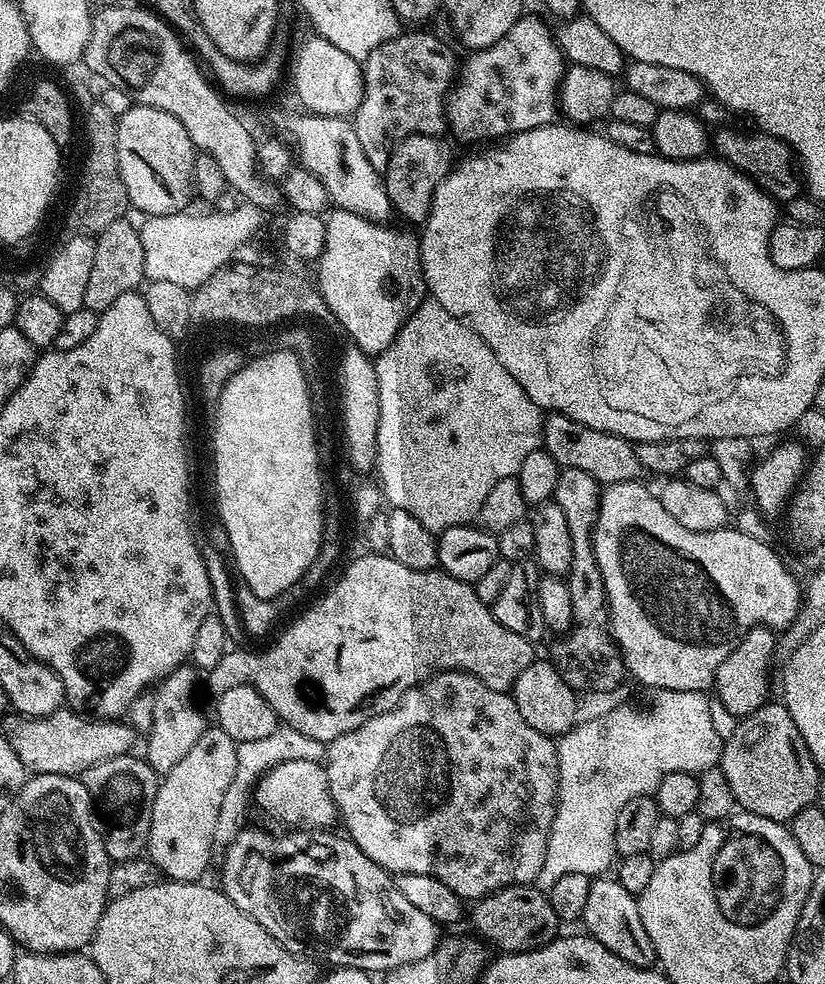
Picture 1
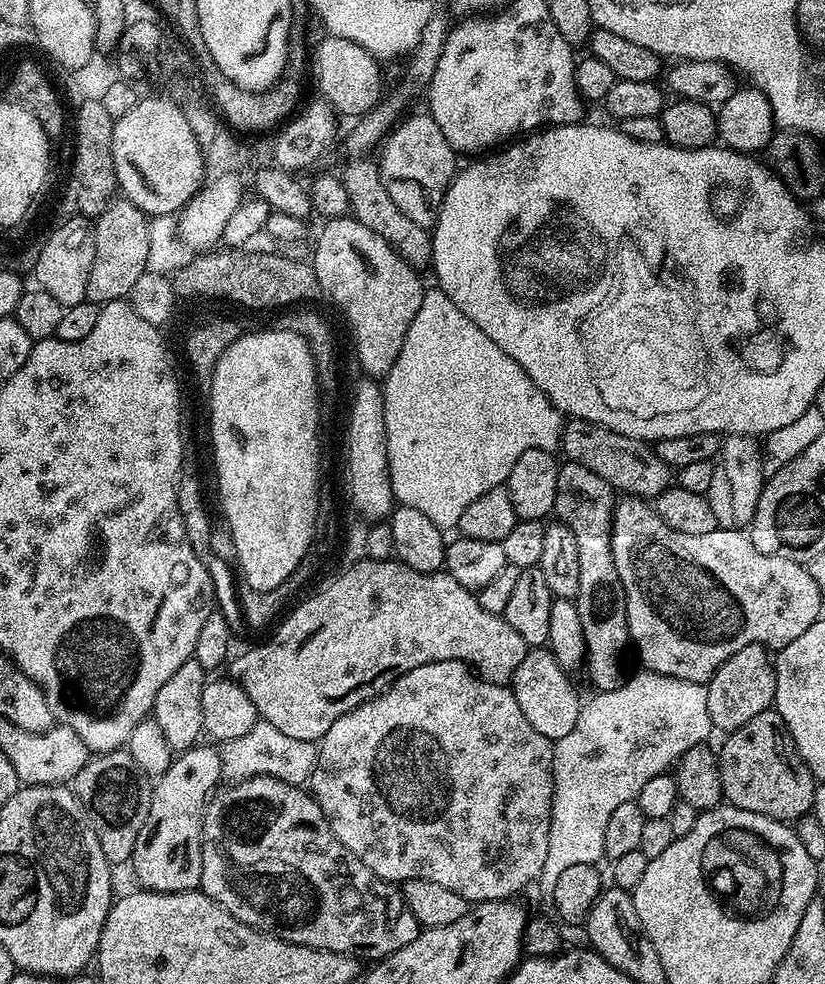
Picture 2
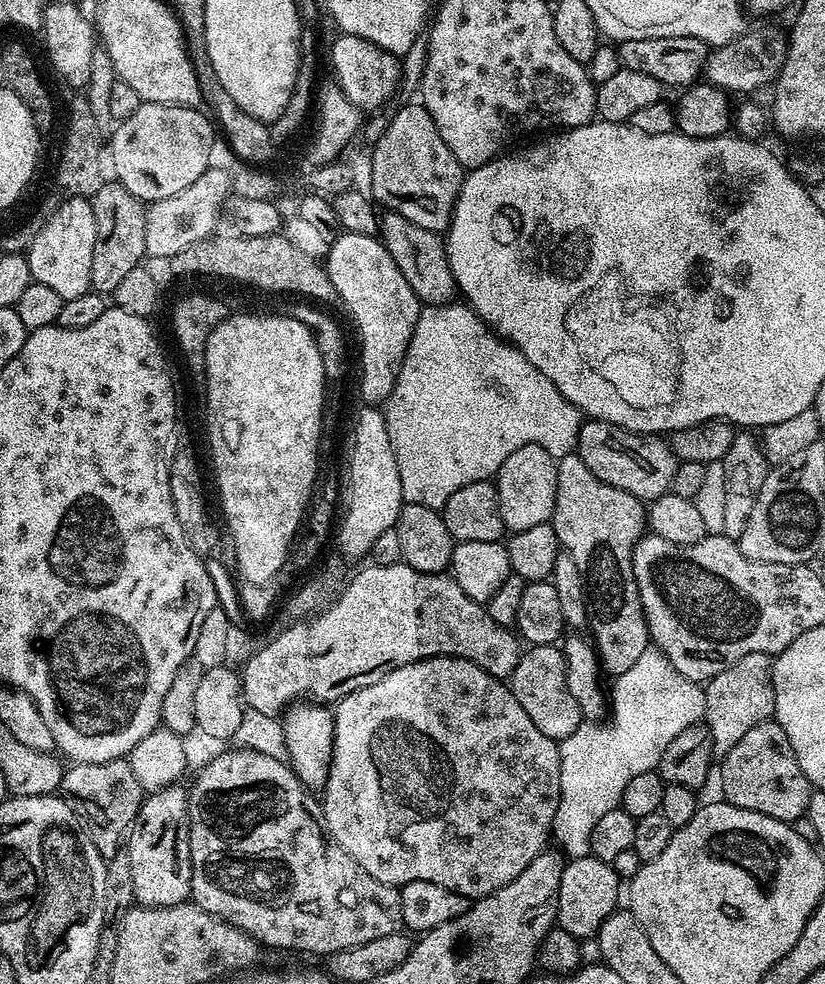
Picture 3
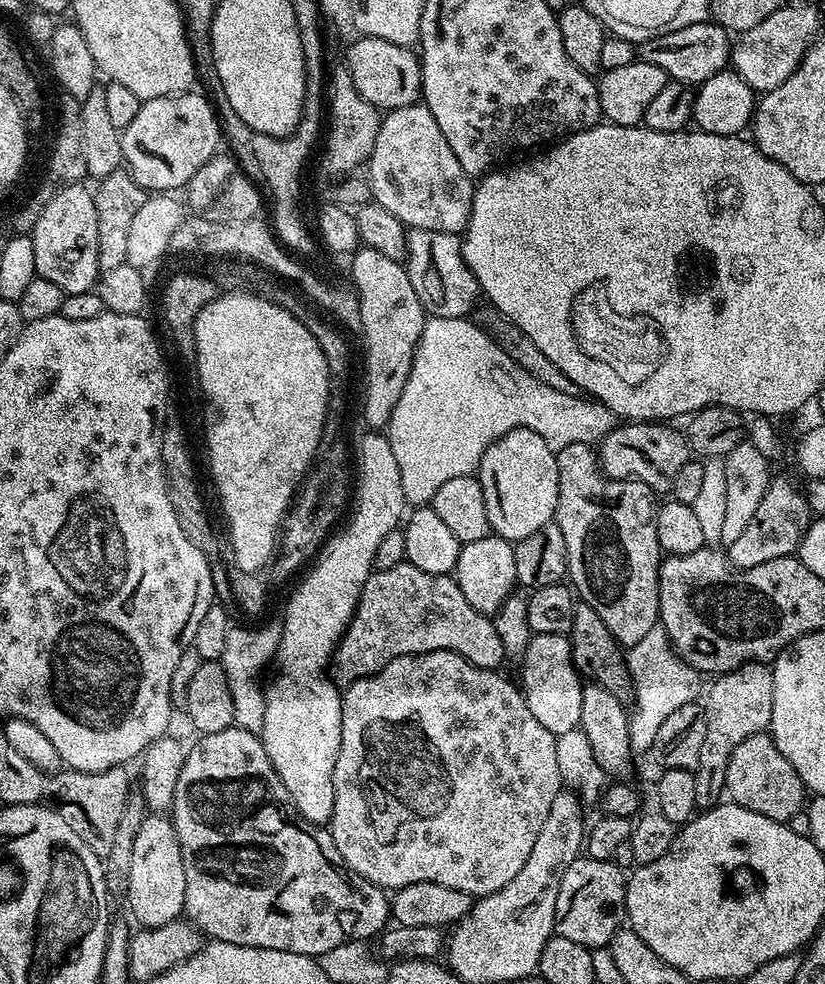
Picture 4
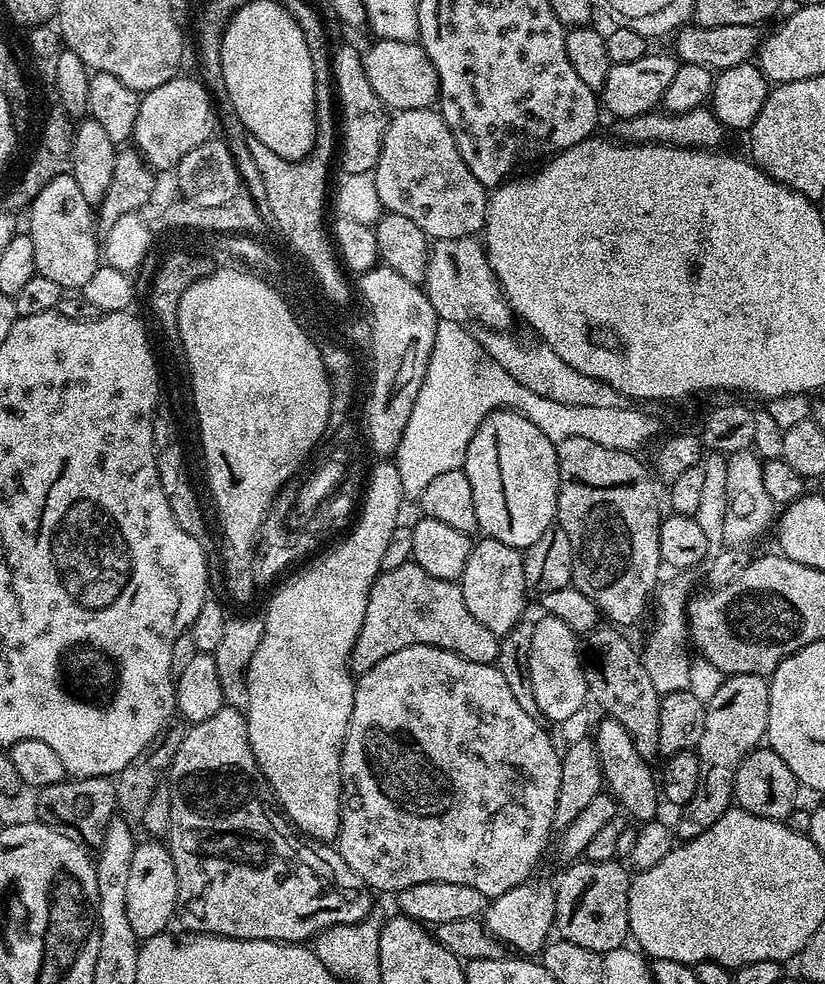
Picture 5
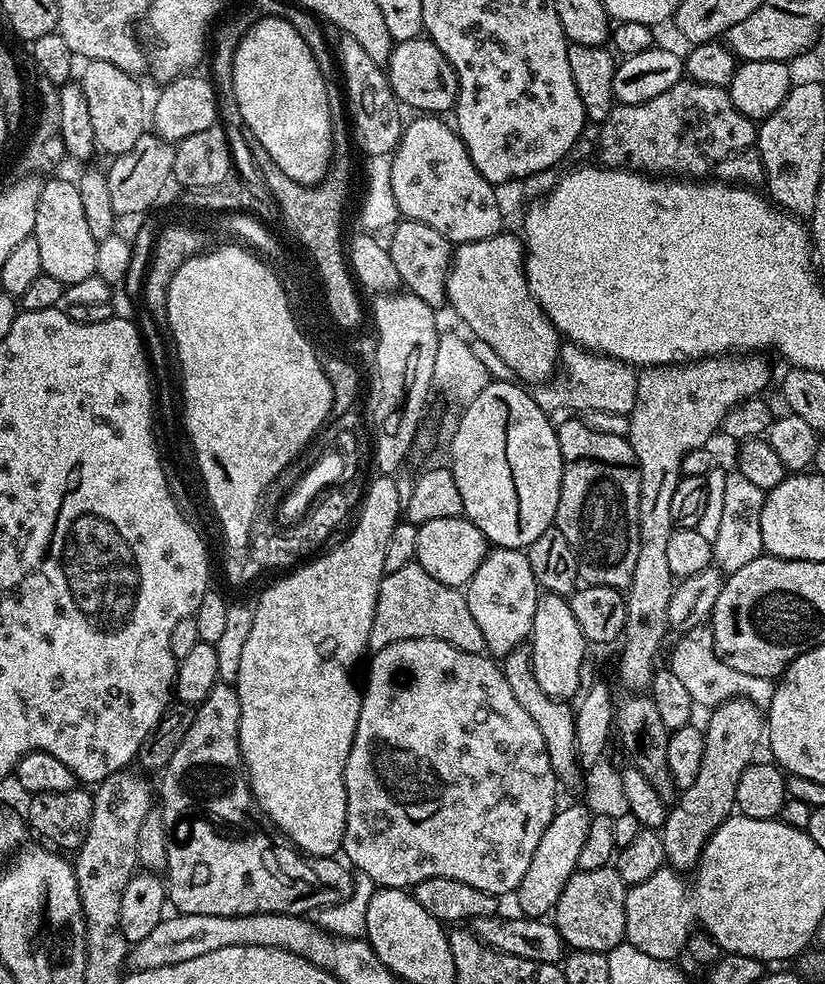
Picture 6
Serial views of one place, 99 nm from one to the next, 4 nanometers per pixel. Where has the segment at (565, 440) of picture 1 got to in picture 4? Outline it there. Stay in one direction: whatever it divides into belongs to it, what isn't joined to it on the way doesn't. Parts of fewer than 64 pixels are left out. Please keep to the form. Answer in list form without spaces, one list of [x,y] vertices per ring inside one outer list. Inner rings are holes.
[[[624,422],[612,428],[610,434],[606,434],[598,444],[600,468],[606,475],[616,480],[637,480],[650,486],[657,494],[671,493],[678,470],[682,470],[682,466],[686,466],[686,462],[690,459],[687,435],[681,429],[679,432],[678,429],[672,427],[676,426],[668,422]]]

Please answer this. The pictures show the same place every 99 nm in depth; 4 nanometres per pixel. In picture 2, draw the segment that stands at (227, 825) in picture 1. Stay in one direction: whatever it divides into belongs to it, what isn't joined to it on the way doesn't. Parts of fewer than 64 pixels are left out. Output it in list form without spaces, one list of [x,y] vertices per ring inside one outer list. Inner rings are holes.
[[[257,719],[254,729],[249,733],[223,743],[220,750],[220,761],[223,762],[221,775],[231,783],[248,780],[250,777],[270,776],[300,786],[311,777],[317,751],[311,741],[289,738],[282,730],[275,729],[265,720]]]

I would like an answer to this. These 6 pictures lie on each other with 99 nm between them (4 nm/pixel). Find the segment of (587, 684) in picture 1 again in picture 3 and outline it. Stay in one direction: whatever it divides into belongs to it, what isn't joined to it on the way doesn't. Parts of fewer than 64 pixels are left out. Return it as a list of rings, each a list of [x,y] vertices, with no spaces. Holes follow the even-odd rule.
[[[578,455],[563,456],[556,461],[556,501],[550,521],[554,534],[558,534],[561,549],[574,558],[578,570],[582,570],[584,591],[588,594],[588,626],[590,640],[595,645],[601,669],[615,678],[626,674],[644,651],[650,647],[648,623],[638,594],[638,582],[634,578],[632,555],[634,546],[646,532],[646,508],[634,494],[618,490],[590,474],[586,462]]]

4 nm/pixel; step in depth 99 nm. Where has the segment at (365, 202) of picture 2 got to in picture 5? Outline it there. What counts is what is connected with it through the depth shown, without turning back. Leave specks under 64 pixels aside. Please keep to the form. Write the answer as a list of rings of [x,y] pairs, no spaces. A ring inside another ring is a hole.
[[[476,236],[435,241],[428,250],[422,287],[440,320],[462,325],[471,322],[473,325],[503,330],[513,327],[513,310],[496,281],[494,270],[484,254],[483,243]]]

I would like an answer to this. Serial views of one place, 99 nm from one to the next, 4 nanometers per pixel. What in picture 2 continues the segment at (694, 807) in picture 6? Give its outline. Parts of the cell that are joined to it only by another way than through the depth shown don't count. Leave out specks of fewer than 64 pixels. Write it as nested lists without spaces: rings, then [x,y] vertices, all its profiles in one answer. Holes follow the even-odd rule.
[[[760,644],[742,646],[738,654],[730,654],[706,685],[706,706],[710,710],[713,729],[727,734],[746,726],[750,718],[769,711],[776,699],[776,670],[769,649]]]

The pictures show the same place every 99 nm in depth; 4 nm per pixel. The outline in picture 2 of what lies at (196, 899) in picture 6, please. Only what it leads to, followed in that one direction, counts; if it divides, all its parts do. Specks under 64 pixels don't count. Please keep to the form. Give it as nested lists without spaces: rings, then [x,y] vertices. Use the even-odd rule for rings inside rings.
[[[256,776],[250,777],[248,780],[229,783],[227,786],[217,787],[209,799],[207,808],[204,809],[200,849],[202,850],[200,888],[207,896],[214,902],[218,902],[218,906],[222,906],[222,910],[234,914],[234,918],[238,918],[238,922],[246,922],[250,927],[256,928],[260,932],[269,932],[271,936],[277,936],[291,944],[301,944],[335,952],[350,952],[353,956],[359,956],[361,961],[377,962],[383,960],[385,956],[394,954],[402,946],[409,945],[422,931],[414,914],[410,914],[408,907],[404,905],[403,891],[395,883],[375,876],[369,868],[362,866],[362,862],[358,862],[358,858],[354,858],[354,854],[345,852],[343,846],[332,837],[332,831],[326,822],[324,812],[318,806],[311,791],[295,784],[287,784],[278,777]]]

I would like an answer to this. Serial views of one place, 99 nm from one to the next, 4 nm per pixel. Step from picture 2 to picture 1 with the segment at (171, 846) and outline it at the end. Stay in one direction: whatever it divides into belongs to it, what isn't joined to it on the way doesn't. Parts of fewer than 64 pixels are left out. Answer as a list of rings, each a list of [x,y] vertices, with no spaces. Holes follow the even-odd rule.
[[[209,726],[205,728],[202,738],[194,742],[190,754],[186,754],[186,758],[182,758],[182,762],[178,762],[174,770],[163,773],[154,798],[146,856],[163,875],[165,872],[168,880],[199,881],[208,864],[213,863],[214,824],[217,821],[218,810],[221,809],[222,798],[225,797],[226,790],[235,776],[235,766],[238,763],[236,745],[236,741],[230,738],[230,734],[226,734],[226,730],[218,726]]]

